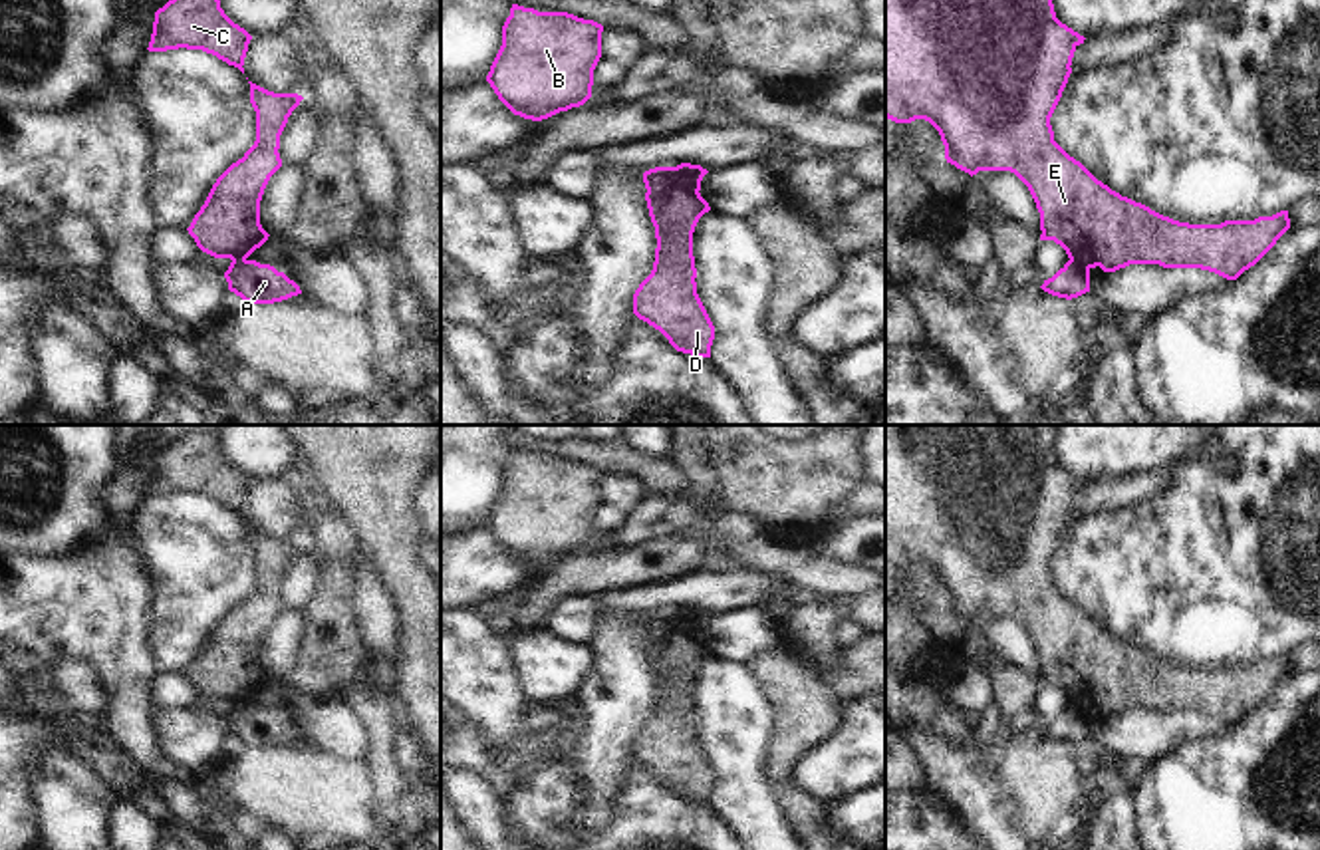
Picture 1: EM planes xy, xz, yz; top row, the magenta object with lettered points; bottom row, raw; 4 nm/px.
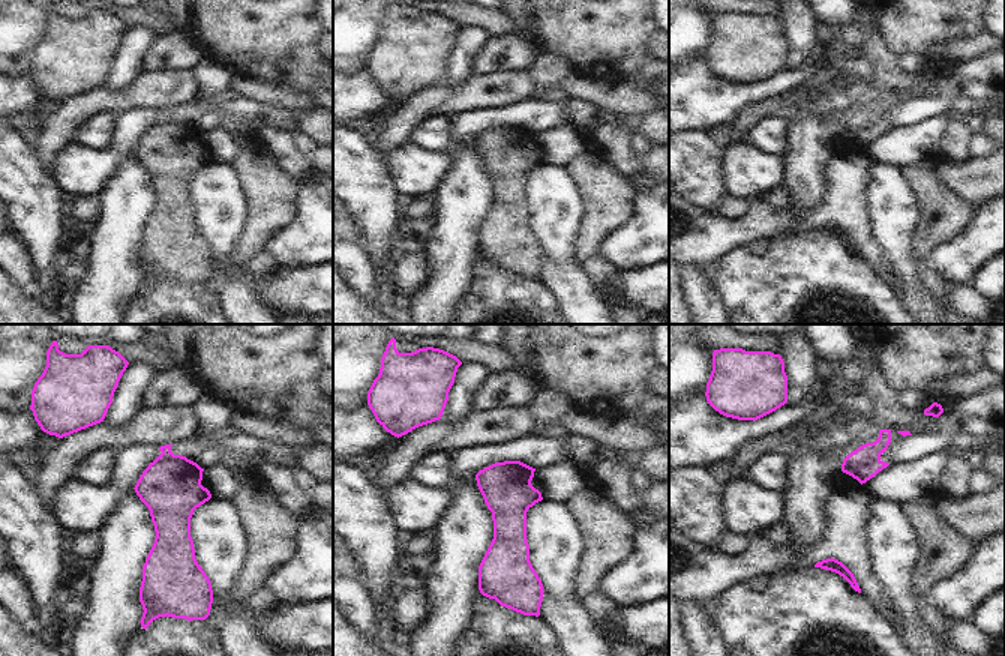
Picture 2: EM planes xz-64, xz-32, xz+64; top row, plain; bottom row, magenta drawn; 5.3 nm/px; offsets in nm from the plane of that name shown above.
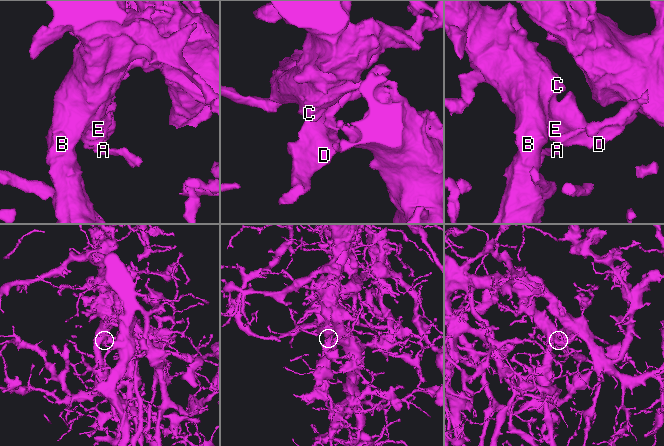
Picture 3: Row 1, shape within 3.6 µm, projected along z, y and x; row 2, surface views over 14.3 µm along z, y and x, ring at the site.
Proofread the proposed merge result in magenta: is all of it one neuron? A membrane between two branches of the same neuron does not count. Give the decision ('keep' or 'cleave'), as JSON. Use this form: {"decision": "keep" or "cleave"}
{"decision": "cleave"}

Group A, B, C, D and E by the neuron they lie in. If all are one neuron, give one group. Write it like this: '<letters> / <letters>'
A / B C D E

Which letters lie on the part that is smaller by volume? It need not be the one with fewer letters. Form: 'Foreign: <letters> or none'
Foreign: A

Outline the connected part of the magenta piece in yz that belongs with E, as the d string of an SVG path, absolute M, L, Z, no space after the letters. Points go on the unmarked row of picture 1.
M885 425L885 562L895 568L929 566L941 580L947 608L971 622L979 616L1014 618L1040 657L1040 685L1054 685L1088 715L1159 709L1237 725L1290 673L1288 655L1221 669L1179 667L1122 641L1070 602L1054 586L1050 562L1072 518L1074 496L1086 483L1056 463L1054 439L1056 425Z

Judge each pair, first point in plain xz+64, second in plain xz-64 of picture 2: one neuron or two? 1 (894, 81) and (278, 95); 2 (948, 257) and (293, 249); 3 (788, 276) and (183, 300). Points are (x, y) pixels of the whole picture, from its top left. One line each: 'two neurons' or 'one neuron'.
1: one neuron
2: one neuron
3: one neuron

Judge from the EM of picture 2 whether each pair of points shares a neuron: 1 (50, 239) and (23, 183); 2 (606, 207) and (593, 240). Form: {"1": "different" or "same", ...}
{"1": "same", "2": "same"}

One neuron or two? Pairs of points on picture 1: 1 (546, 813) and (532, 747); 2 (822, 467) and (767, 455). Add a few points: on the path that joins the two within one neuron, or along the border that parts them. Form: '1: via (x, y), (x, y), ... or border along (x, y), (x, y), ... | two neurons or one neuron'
1: border along (562, 757), (532, 767), (503, 797) | two neurons
2: via (808, 467), (781, 467) | one neuron

